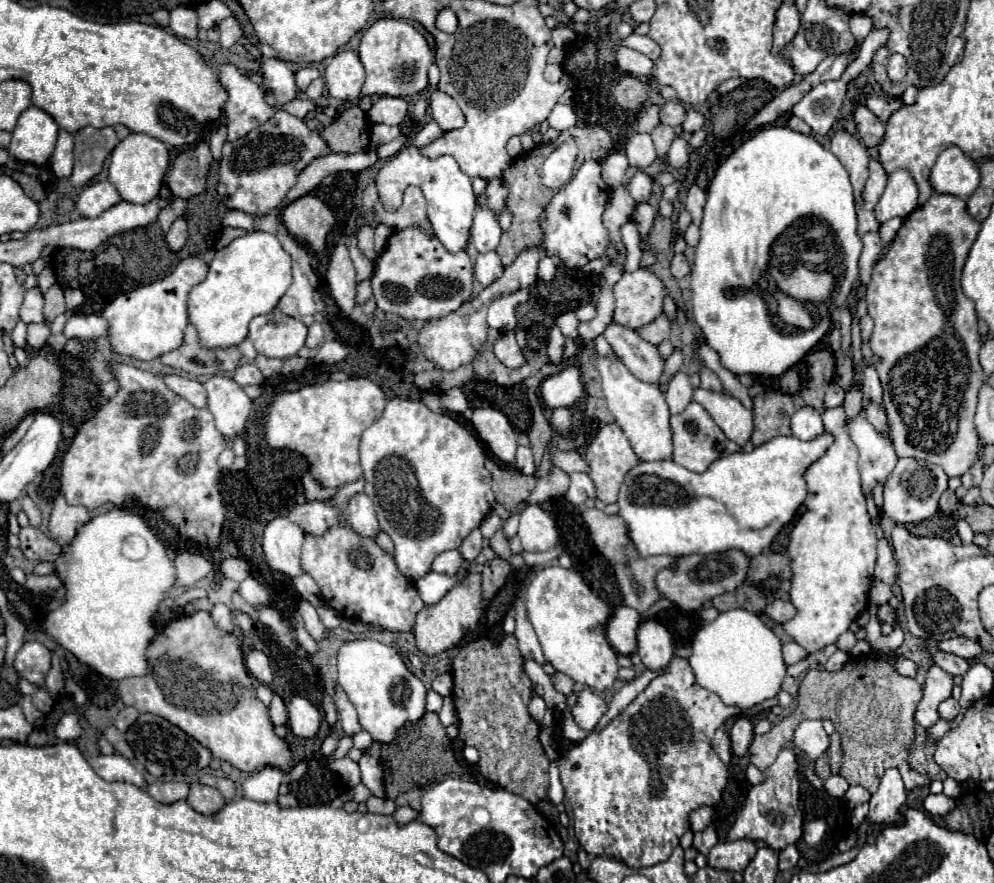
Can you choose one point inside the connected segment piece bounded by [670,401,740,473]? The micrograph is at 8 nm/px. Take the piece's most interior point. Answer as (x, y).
(697, 441)

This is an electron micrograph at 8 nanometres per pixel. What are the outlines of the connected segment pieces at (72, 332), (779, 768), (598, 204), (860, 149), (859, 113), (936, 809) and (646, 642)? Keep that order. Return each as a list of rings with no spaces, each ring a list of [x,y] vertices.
[[[70,315],[64,325],[66,339],[96,339],[100,335],[106,335],[104,319],[100,315]]]
[[[782,749],[778,759],[768,771],[764,771],[764,783],[750,789],[742,813],[728,833],[728,840],[752,839],[766,841],[772,849],[782,851],[786,845],[796,843],[802,837],[802,813],[798,809],[798,763],[792,749]]]
[[[584,161],[576,175],[566,187],[562,187],[546,205],[542,215],[542,233],[544,233],[544,251],[550,257],[558,257],[566,267],[582,269],[588,261],[602,257],[608,247],[608,235],[602,227],[602,213],[610,199],[610,187],[600,177],[598,161]]]
[[[838,131],[830,139],[830,151],[840,159],[844,169],[850,175],[850,183],[854,187],[856,205],[862,205],[862,191],[868,179],[868,153],[866,147],[846,131]]]
[[[858,105],[854,111],[854,121],[858,127],[858,135],[866,143],[866,147],[876,147],[884,137],[884,123],[870,111],[866,105]]]
[[[940,793],[940,795],[928,795],[924,799],[924,809],[930,815],[946,815],[948,811],[954,809],[954,799],[946,797],[944,793]]]
[[[646,619],[638,629],[638,655],[648,669],[662,669],[674,655],[674,635],[654,619]]]

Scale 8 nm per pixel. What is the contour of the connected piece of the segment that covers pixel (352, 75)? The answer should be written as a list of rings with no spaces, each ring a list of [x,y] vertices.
[[[340,51],[336,57],[332,57],[330,65],[326,67],[324,79],[326,79],[326,87],[330,87],[328,93],[334,99],[354,101],[354,99],[360,97],[360,89],[362,89],[362,83],[364,83],[364,67],[362,67],[362,63],[360,63],[360,59],[354,51]]]

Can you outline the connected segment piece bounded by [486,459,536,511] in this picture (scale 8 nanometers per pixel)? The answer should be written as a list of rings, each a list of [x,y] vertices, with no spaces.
[[[490,459],[486,469],[492,473],[492,491],[496,493],[496,501],[508,511],[514,511],[520,503],[524,503],[536,485],[536,477],[504,469]]]

